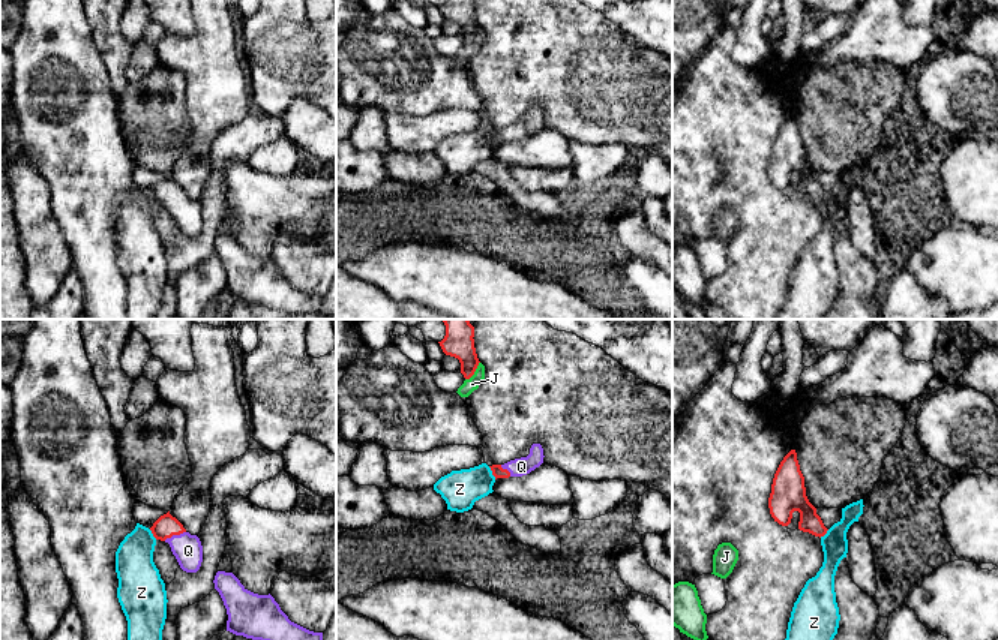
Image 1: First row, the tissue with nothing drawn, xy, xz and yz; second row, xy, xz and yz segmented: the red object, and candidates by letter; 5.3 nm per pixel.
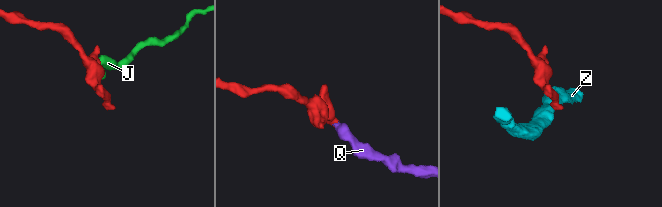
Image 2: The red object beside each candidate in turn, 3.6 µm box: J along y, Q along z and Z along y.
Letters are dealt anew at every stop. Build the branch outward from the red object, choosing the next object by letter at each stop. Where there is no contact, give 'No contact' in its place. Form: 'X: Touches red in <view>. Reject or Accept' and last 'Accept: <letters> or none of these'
J: Touches red in xz. Reject
Q: Touches red in xy. Accept
Z: Touches red in xz. Reject
Accept: Q

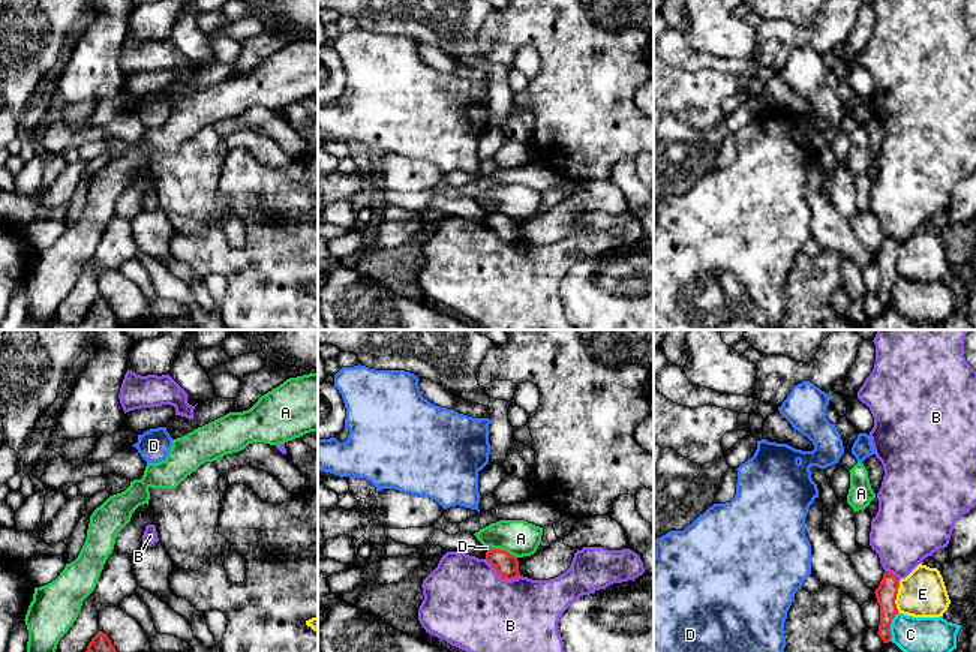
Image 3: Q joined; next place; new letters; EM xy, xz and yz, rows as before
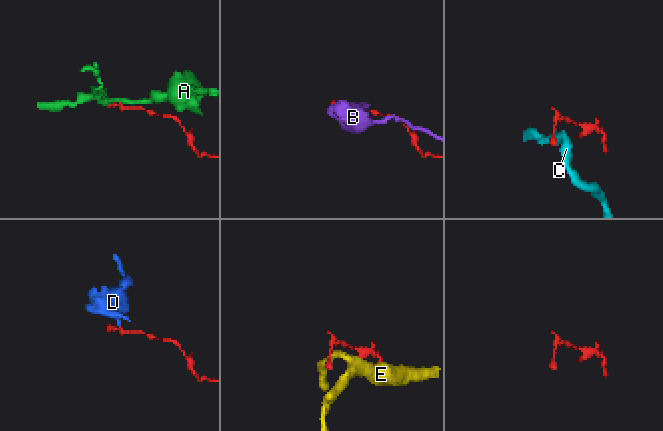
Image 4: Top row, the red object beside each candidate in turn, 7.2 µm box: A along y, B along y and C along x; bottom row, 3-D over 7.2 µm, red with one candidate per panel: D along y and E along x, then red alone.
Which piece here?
A: Touches red in xz. Reject
B: Touches red in xz. Reject
C: Touches red in yz. Reject
D: Touches red in xz. Reject
E: Touches red in yz. Reject
Accept: none of these

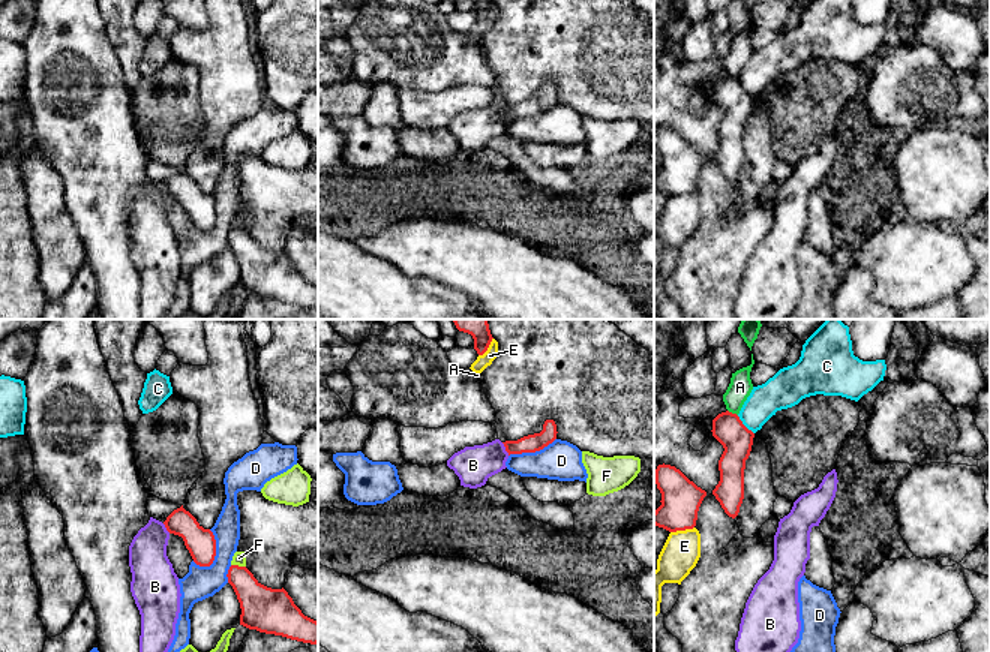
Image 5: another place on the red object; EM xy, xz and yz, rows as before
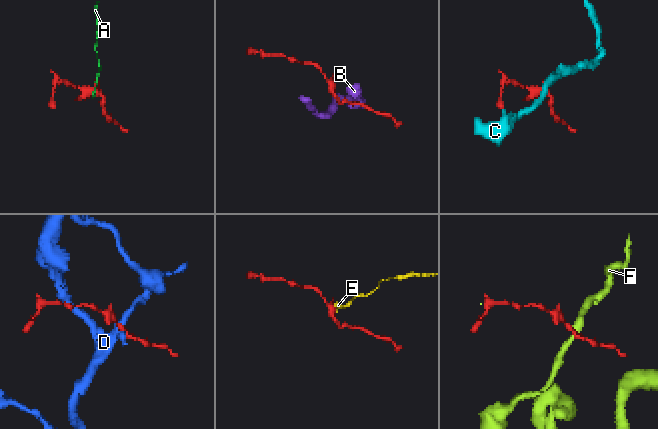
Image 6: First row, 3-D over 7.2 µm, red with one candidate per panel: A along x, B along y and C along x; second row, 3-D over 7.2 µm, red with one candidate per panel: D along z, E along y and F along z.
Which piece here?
A: Touches red in yz. Reject
B: Touches red in xz. Reject
C: Touches red in yz. Reject
D: Touches red in xy. Reject
E: Touches red in yz. Reject
F: Touches red in xy. Reject
Accept: none of these

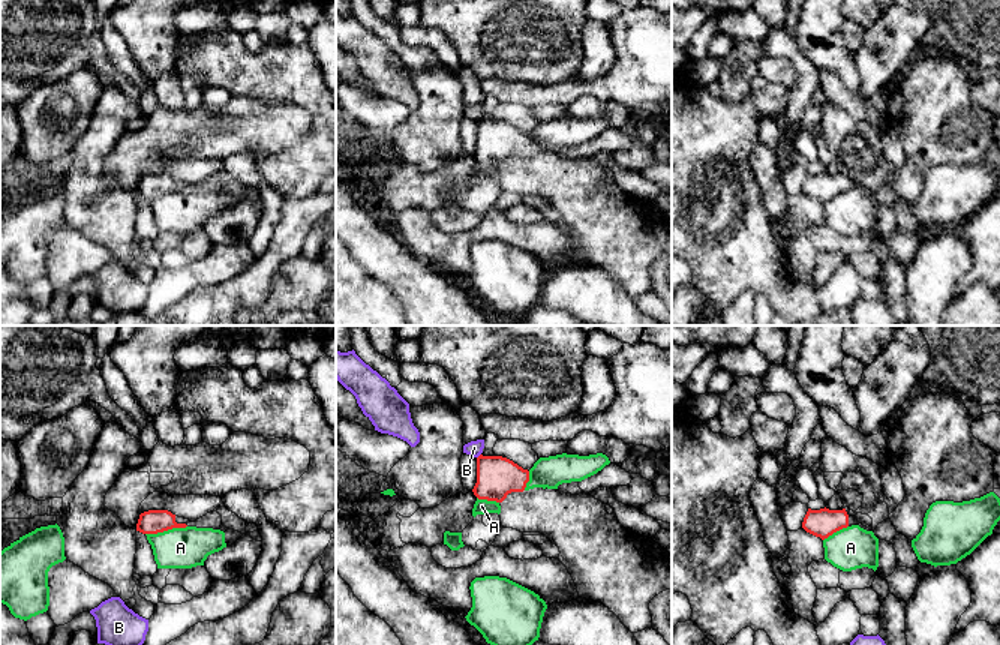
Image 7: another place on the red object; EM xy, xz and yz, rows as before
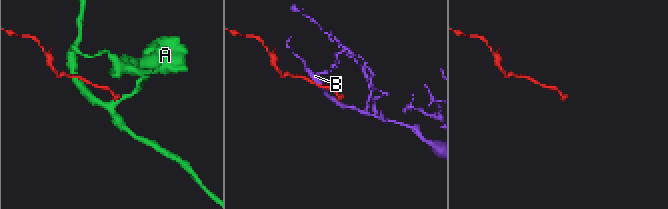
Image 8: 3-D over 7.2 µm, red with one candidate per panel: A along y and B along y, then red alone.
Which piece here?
A: Touches red in xy. Reject
B: Touches red in xz. Reject
Accept: none of these

